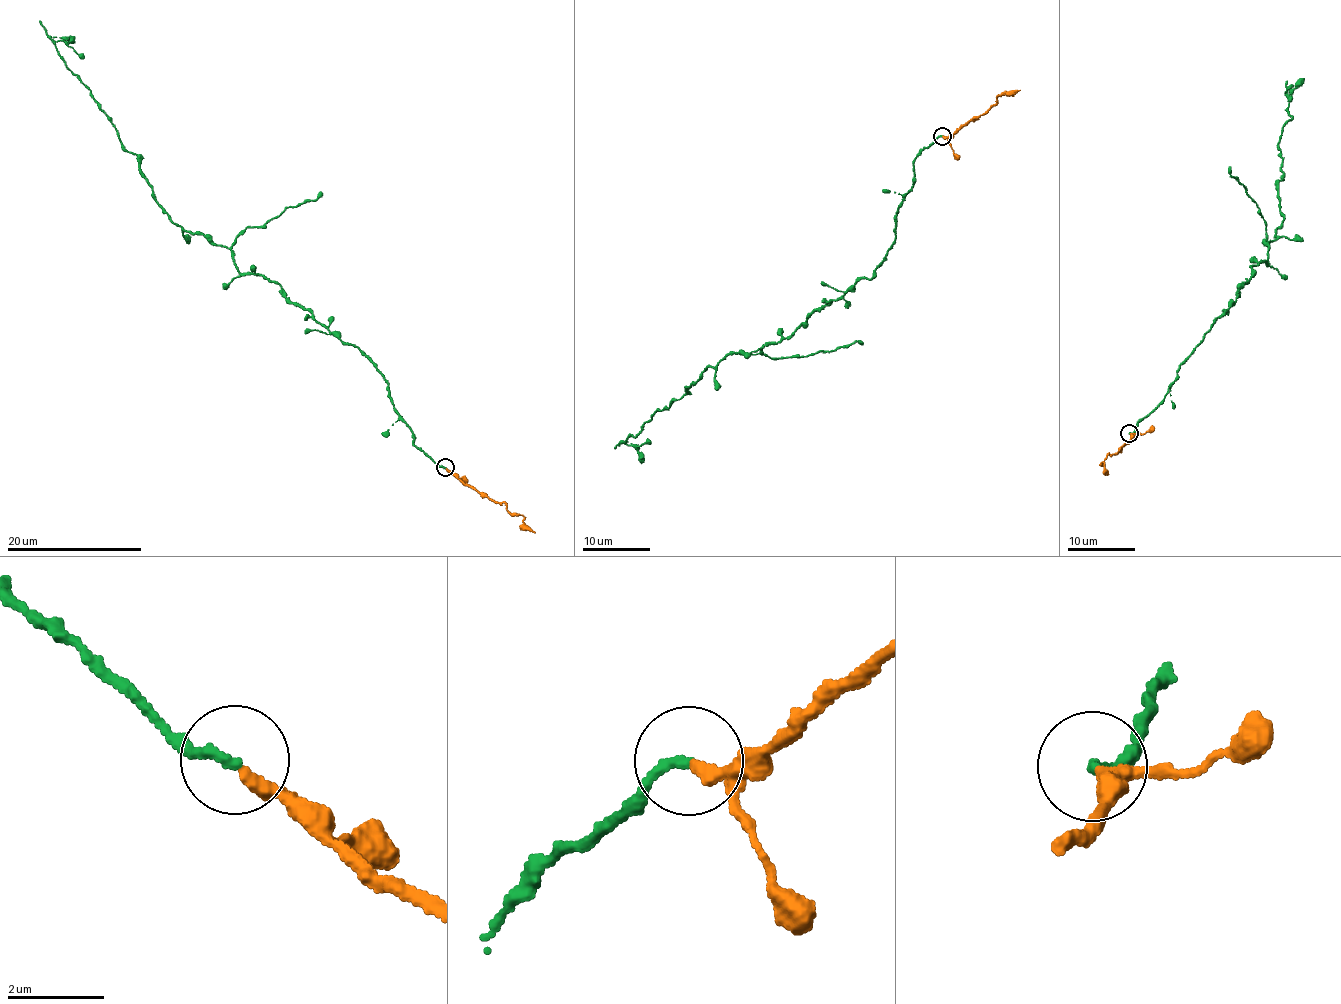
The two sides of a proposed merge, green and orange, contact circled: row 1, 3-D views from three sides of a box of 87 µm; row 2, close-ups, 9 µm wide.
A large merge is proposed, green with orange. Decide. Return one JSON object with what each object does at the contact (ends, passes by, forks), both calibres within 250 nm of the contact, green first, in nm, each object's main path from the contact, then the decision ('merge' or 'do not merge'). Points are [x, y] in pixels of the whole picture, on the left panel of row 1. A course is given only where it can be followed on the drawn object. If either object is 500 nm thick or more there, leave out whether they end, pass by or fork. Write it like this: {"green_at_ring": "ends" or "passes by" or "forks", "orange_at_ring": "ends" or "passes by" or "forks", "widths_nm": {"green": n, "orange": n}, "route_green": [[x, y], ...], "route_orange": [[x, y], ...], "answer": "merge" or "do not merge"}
{"green_at_ring": "ends", "orange_at_ring": "ends", "widths_nm": {"green": 200, "orange": 280}, "route_green": [[445, 467], [415, 446], [369, 356], [170, 219], [56, 43], [84, 59]], "route_orange": [[445, 468], [464, 483], [505, 504], [511, 513], [521, 514], [525, 523], [535, 532]], "answer": "merge"}

